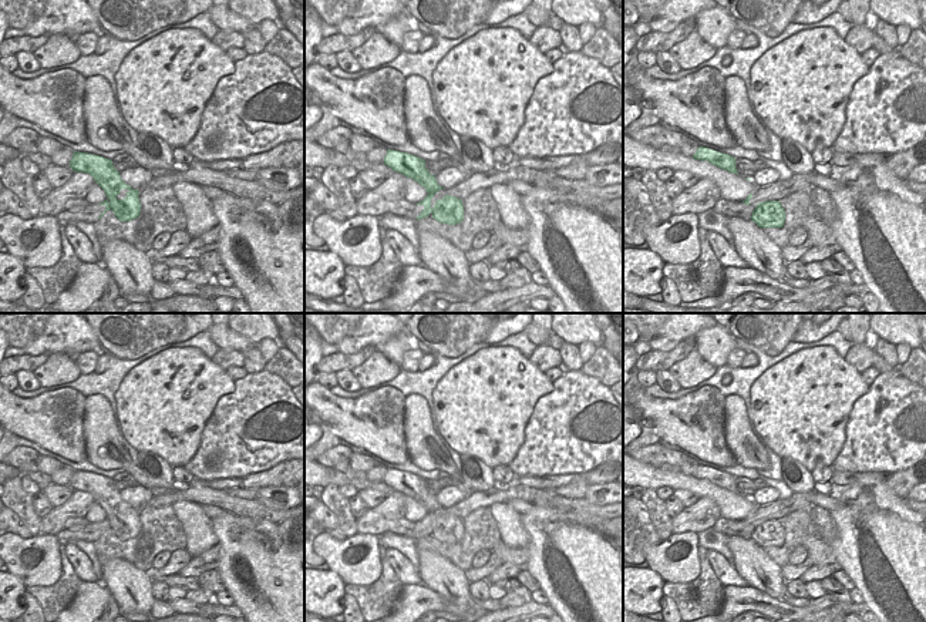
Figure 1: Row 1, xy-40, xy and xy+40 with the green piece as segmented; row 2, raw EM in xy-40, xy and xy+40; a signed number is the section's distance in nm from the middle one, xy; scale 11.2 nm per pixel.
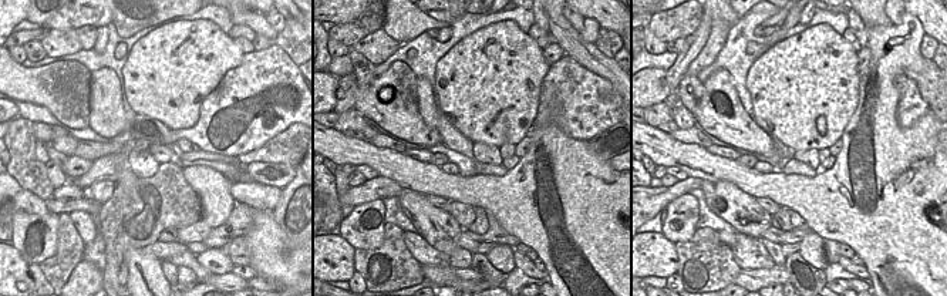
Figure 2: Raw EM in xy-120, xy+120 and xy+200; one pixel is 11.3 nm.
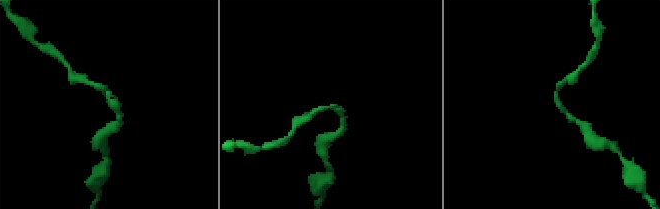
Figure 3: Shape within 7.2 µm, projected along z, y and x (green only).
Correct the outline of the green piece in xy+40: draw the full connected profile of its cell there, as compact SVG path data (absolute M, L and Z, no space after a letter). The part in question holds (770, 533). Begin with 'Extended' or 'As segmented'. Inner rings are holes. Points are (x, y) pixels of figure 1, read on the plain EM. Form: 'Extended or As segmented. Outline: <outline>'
As segmented. Outline: M779 520L760 521L752 529L751 539L760 547L782 547L785 529Z

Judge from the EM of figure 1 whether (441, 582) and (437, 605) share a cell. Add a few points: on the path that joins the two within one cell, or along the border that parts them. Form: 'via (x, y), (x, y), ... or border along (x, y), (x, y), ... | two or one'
border along (423, 585), (458, 604), (471, 601) | two

